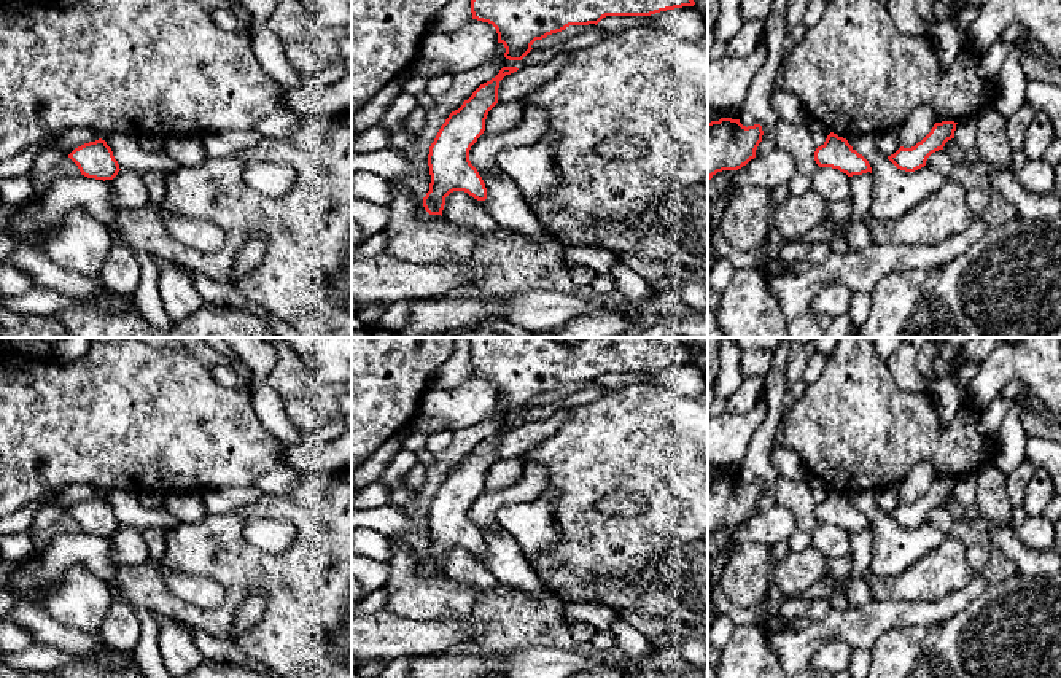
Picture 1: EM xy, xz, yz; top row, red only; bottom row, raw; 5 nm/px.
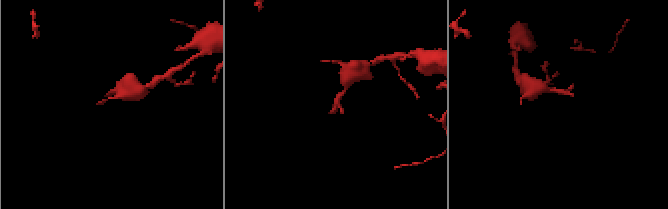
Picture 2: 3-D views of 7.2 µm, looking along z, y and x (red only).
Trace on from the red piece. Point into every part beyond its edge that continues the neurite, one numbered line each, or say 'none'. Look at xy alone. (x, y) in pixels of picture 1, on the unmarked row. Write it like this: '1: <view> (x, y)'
none

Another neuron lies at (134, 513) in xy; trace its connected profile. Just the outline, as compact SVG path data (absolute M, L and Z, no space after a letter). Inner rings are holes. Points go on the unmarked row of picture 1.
M107 489L100 495L111 505L121 527L145 528L161 525L173 528L180 524L162 506L146 508L134 493Z

